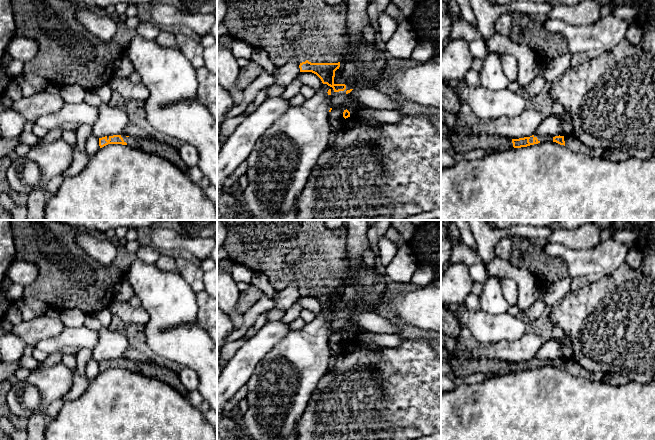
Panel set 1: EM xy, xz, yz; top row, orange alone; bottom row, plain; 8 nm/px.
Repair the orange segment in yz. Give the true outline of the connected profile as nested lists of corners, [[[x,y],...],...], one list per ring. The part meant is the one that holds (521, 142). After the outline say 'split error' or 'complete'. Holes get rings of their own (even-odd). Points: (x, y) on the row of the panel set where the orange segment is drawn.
[[[534,134],[530,137],[512,139],[512,143],[514,148],[521,148],[521,147],[527,147],[530,145],[538,144],[540,142],[550,142],[550,139],[551,136],[544,136],[542,138],[541,136]]]; split error

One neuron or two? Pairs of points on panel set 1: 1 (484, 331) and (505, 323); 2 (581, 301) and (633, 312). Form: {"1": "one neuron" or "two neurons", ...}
{"1": "one neuron", "2": "one neuron"}

